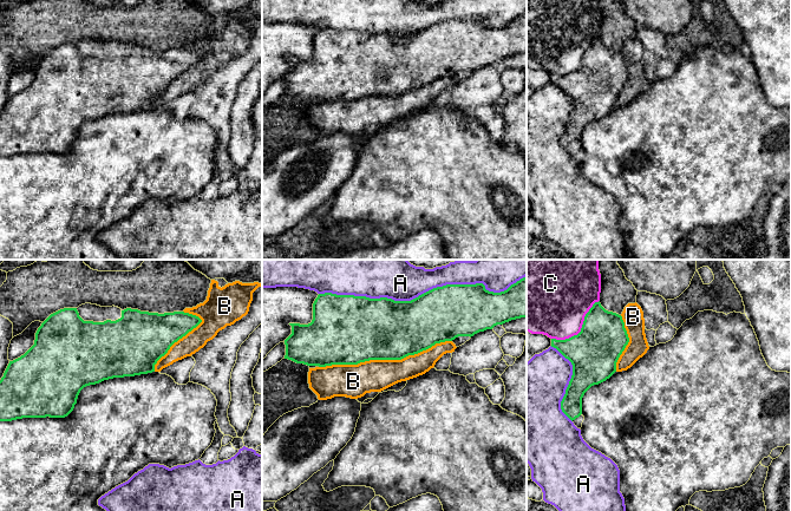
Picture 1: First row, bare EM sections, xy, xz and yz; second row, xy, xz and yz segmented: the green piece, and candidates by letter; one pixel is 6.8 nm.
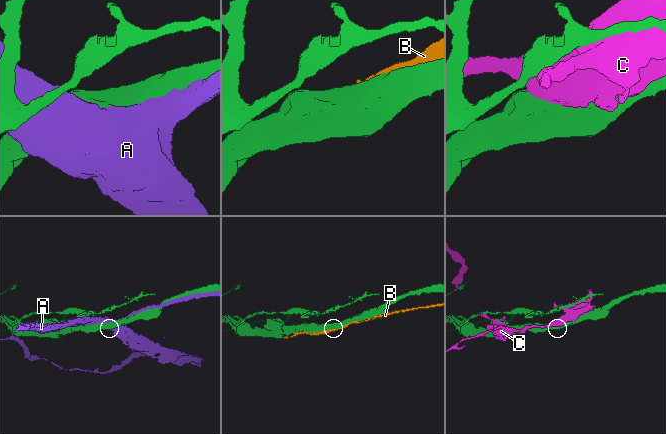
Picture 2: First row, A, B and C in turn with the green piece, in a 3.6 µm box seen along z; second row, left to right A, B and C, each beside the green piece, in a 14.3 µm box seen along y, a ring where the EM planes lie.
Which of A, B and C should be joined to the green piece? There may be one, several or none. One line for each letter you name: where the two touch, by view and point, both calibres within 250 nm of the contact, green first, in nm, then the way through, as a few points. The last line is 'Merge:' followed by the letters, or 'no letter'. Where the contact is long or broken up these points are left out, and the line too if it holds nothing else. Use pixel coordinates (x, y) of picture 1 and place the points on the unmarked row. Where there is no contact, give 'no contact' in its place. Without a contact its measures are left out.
B: contact xz (385, 95); calibres 420 and 220 nm
Merge: B

